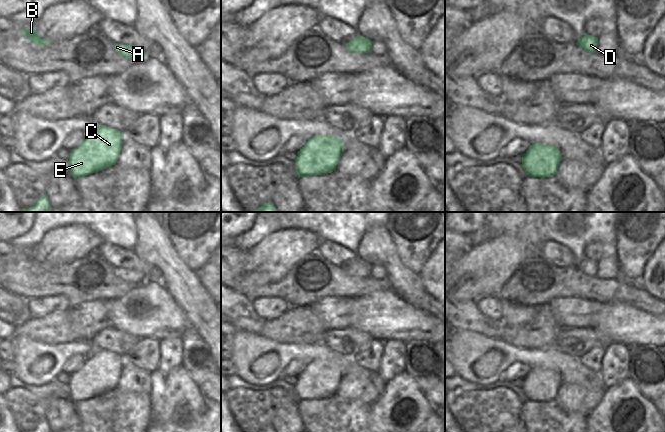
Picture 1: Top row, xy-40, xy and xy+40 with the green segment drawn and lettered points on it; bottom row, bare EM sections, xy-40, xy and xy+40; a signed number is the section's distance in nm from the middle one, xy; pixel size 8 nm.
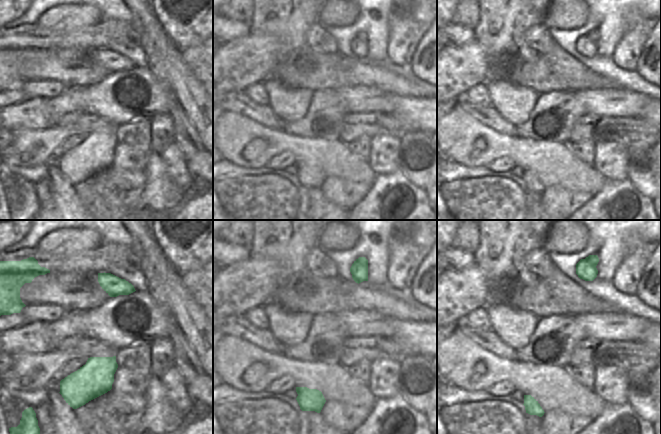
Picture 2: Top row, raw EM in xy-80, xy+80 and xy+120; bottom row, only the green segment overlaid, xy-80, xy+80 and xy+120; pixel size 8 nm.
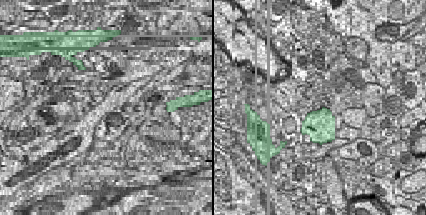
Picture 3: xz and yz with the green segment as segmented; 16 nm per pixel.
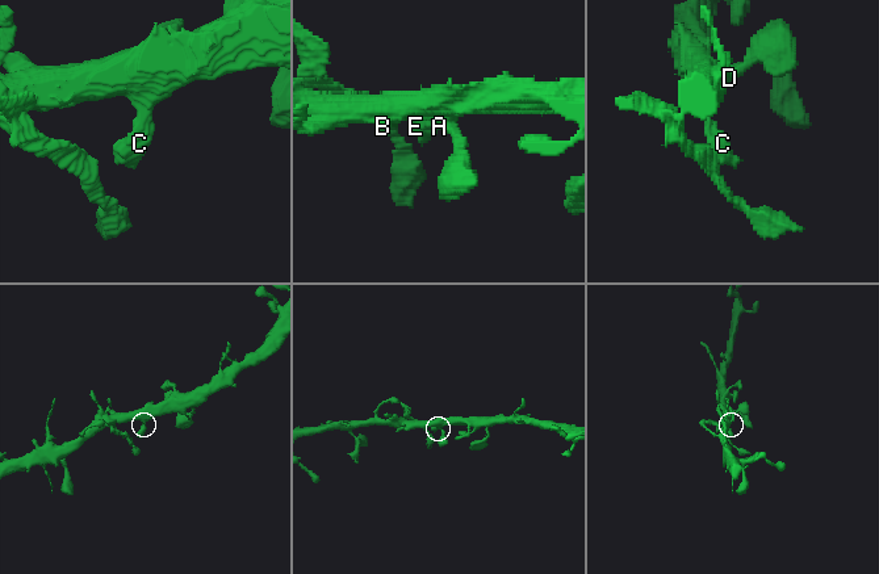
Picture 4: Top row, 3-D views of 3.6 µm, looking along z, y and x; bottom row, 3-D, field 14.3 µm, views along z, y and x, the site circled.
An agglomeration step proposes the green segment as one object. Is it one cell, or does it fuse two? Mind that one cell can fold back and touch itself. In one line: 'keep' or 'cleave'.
keep

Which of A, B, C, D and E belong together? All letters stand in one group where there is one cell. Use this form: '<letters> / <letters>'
A B C D E

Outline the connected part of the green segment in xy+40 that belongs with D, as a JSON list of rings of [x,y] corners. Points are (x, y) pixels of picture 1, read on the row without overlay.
[[[584,258],[583,261],[579,262],[576,268],[589,277],[594,277],[598,270],[598,261]]]

